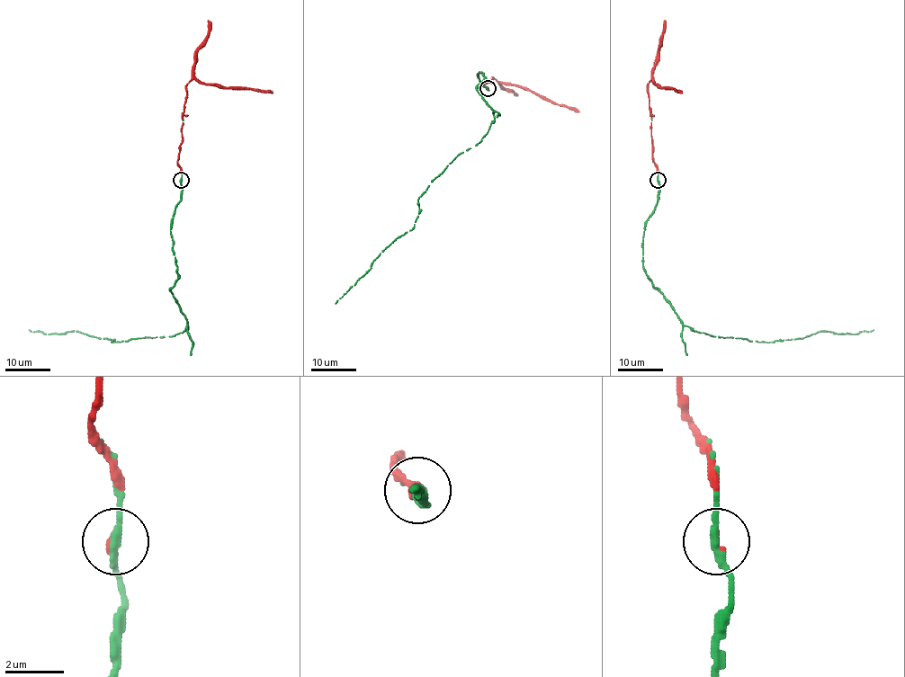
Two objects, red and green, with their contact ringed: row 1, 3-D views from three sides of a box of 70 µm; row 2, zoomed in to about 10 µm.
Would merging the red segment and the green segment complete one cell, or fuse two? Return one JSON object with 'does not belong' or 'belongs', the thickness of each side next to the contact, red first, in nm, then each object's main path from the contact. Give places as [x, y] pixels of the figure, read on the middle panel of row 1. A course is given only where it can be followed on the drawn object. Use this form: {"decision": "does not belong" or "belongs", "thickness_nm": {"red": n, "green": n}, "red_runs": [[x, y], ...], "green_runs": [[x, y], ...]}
{"decision": "belongs", "thickness_nm": {"red": 200, "green": 240}, "red_runs": [[487, 87], [483, 83], [494, 77], [499, 82], [520, 85], [578, 112]], "green_runs": [[487, 87], [479, 73], [477, 91], [495, 119], [487, 133], [434, 179], [418, 197], [413, 228], [335, 303]]}

